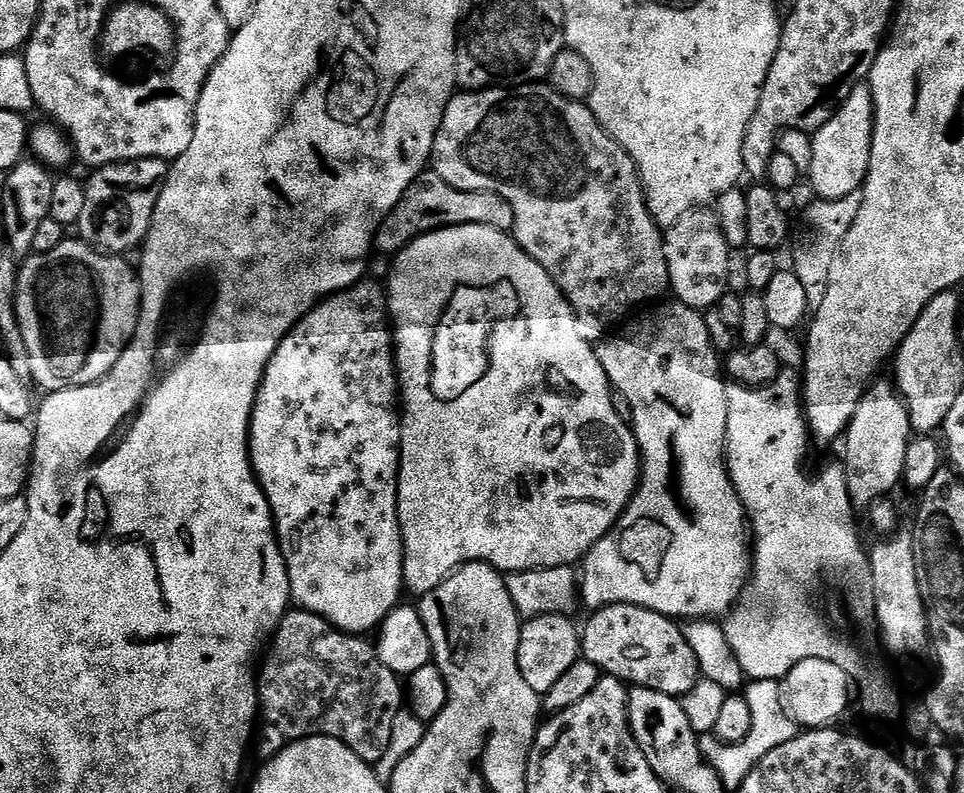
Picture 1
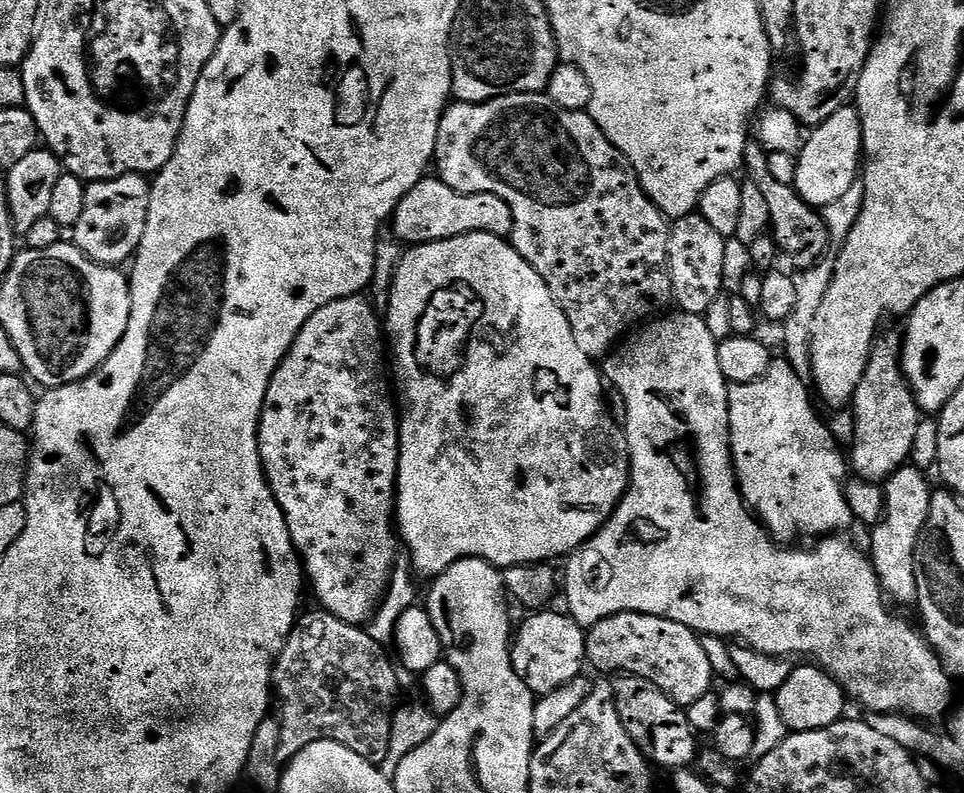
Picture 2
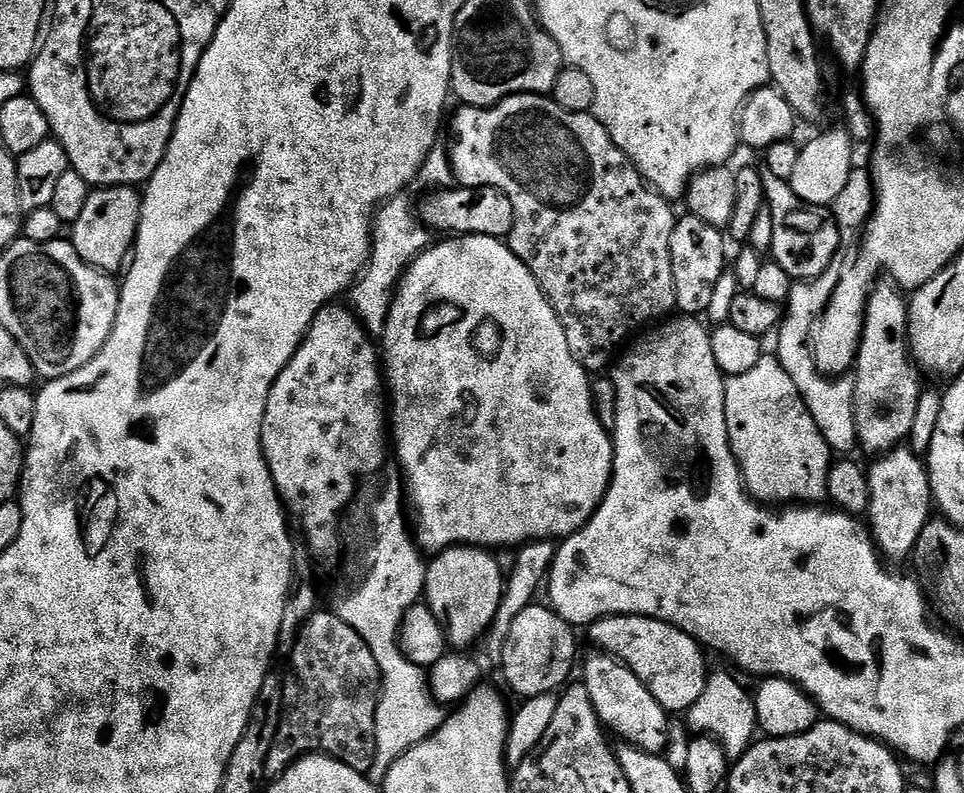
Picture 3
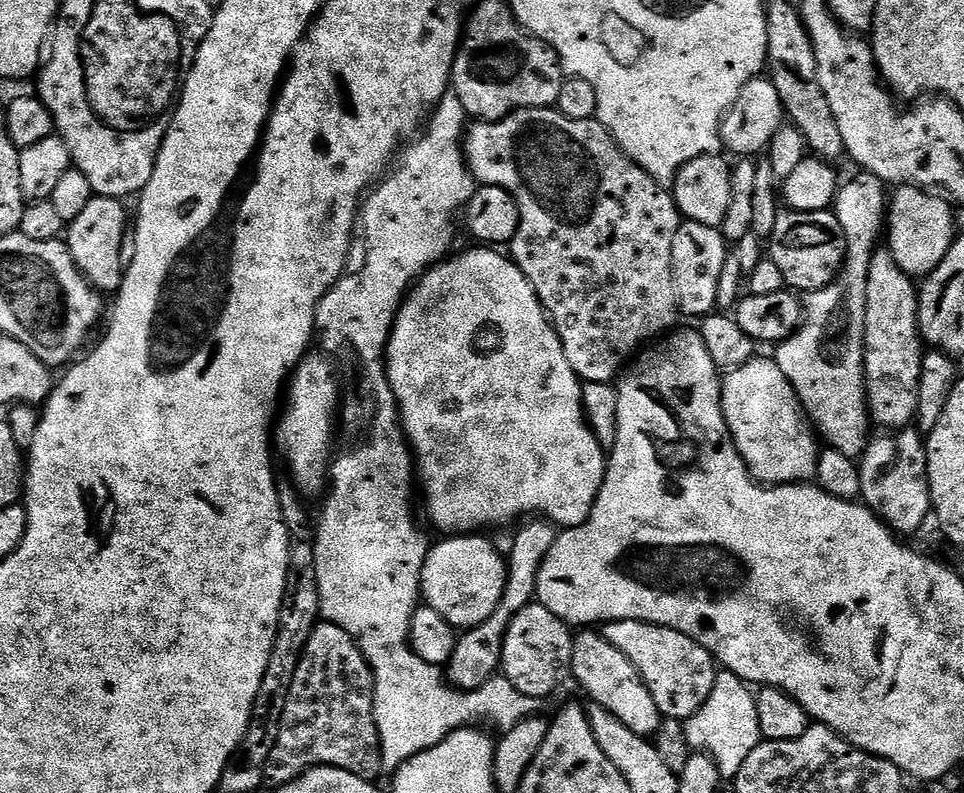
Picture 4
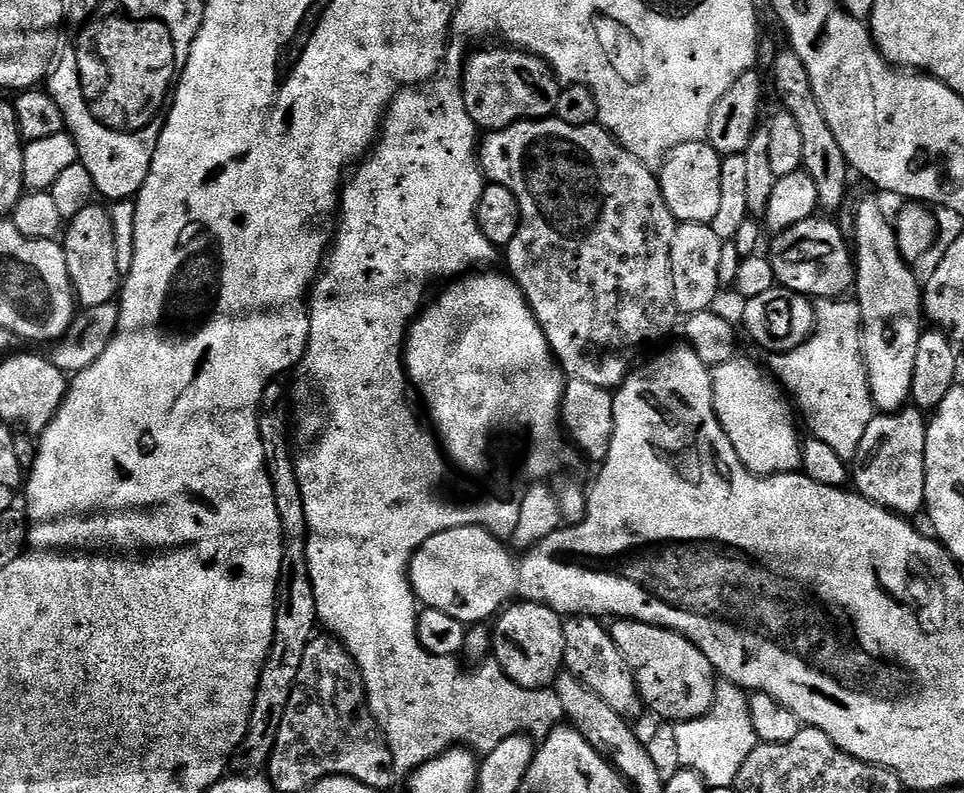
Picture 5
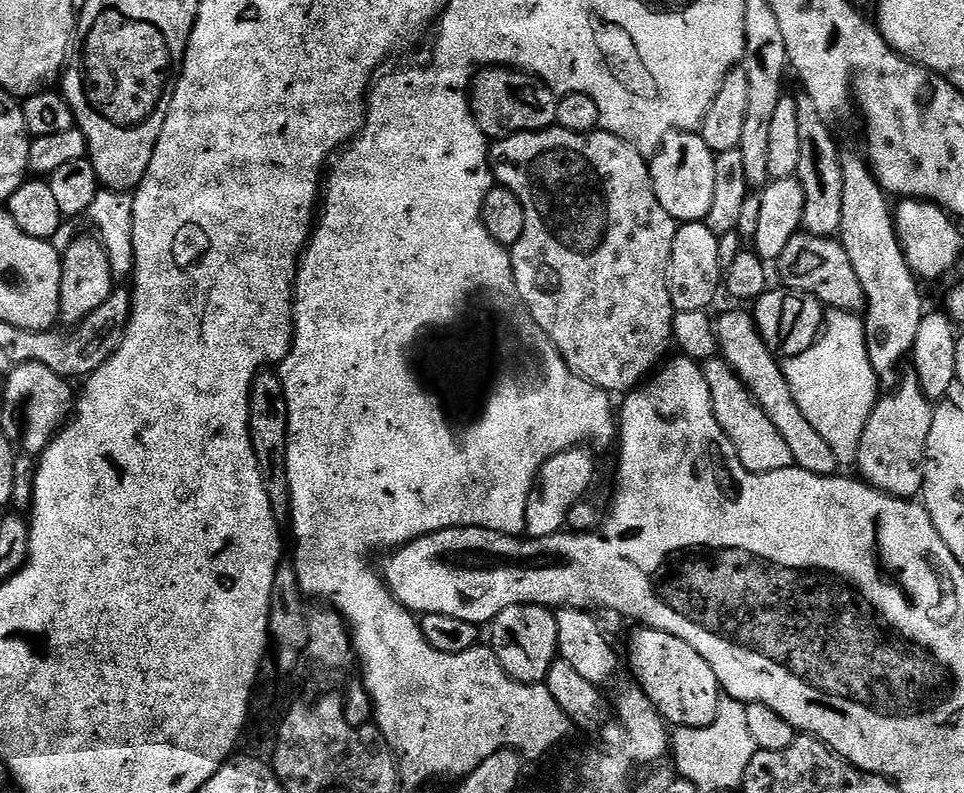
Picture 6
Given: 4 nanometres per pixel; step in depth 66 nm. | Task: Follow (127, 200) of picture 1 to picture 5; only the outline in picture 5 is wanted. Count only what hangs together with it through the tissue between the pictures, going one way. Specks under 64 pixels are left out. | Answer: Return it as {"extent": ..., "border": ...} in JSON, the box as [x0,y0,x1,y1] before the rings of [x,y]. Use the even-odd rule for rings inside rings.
{"extent":[62,202,122,309],"border":[[[94,202],[86,206],[82,214],[67,221],[62,247],[66,254],[66,270],[70,274],[76,302],[81,309],[106,306],[106,302],[119,297],[122,277],[118,270],[118,250],[114,246],[112,213],[107,207],[99,208],[99,203]]]}

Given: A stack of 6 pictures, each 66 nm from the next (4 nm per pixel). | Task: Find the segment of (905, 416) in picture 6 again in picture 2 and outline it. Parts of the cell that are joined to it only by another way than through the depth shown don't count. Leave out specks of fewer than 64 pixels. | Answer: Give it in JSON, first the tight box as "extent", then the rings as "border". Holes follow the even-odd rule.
{"extent":[870,466,933,606],"border":[[[915,466],[899,468],[895,474],[883,481],[884,490],[884,515],[871,529],[872,552],[870,559],[872,569],[876,571],[876,577],[880,580],[880,587],[884,590],[885,597],[897,600],[900,604],[908,606],[916,603],[916,575],[914,574],[914,550],[918,546],[918,538],[922,534],[922,526],[926,526],[926,518],[930,514],[930,502],[932,501],[933,485],[928,485],[928,480],[923,471]]]}

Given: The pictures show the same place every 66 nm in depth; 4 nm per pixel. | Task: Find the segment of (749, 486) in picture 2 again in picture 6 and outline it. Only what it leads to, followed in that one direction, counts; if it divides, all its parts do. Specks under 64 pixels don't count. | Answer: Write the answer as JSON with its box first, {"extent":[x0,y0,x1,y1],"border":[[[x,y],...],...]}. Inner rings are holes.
{"extent":[702,358,793,472],"border":[[[723,358],[705,360],[702,367],[706,382],[712,391],[714,414],[722,430],[730,438],[742,466],[746,466],[746,470],[751,472],[773,472],[793,467],[786,438],[778,434],[774,422],[770,422],[762,406],[748,393],[748,387],[736,377],[735,370]]]}

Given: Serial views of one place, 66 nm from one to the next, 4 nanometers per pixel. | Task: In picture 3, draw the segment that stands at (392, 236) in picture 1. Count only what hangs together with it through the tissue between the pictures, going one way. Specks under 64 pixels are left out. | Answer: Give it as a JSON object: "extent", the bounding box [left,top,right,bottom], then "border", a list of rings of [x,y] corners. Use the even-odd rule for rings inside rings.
{"extent":[418,186,516,240],"border":[[[449,186],[433,191],[432,196],[418,204],[418,219],[423,227],[433,233],[456,236],[489,236],[495,240],[507,238],[516,221],[514,202],[493,188],[461,188]]]}

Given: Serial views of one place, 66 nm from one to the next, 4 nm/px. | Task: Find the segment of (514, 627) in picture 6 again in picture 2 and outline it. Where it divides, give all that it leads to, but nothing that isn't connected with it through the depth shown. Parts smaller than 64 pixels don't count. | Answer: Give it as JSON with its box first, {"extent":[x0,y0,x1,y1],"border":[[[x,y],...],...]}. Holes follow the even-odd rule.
{"extent":[512,610,586,697],"border":[[[540,610],[524,625],[517,627],[512,641],[512,665],[522,678],[522,682],[537,697],[550,694],[574,677],[581,675],[586,668],[586,632],[571,615]],[[564,615],[564,616],[563,616]]]}

